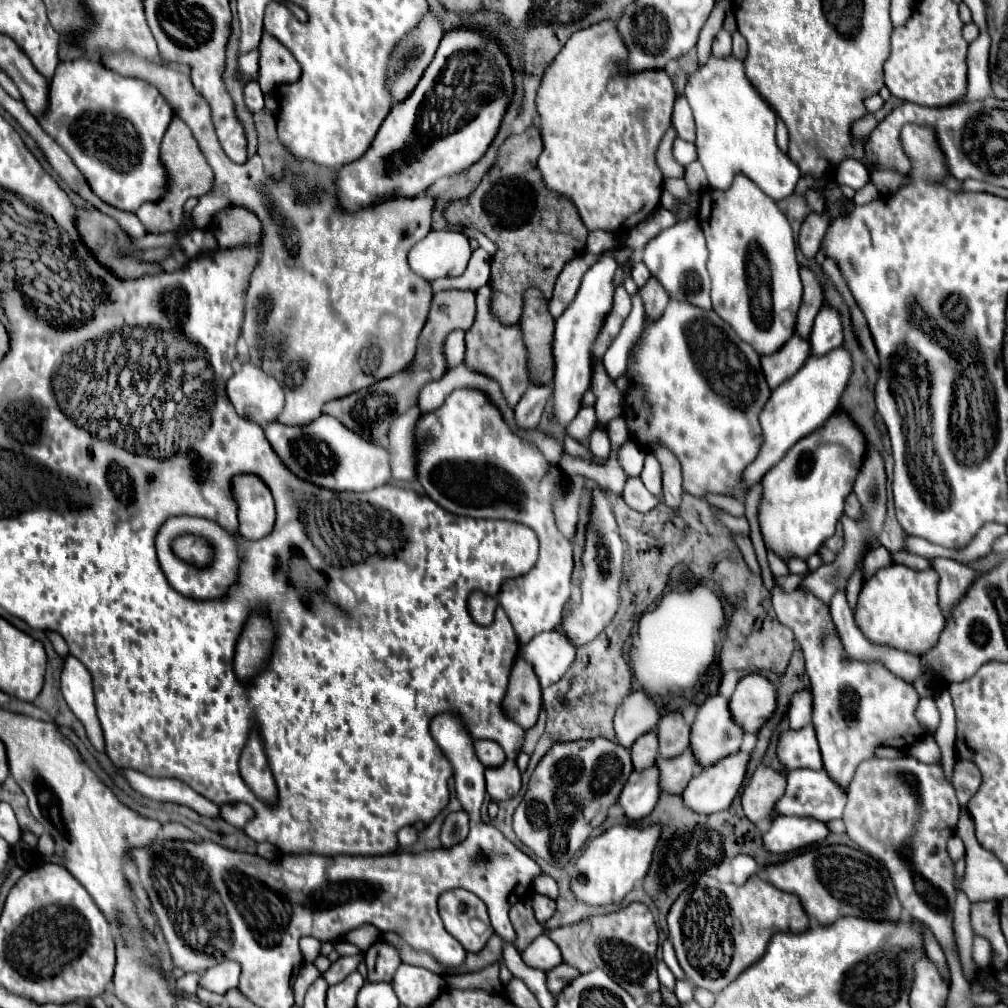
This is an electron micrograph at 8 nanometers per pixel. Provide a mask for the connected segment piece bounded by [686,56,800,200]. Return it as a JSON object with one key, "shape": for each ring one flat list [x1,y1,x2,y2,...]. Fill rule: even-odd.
{"shape":[[734,56,710,60,698,68,686,84,686,98,696,120,696,148,710,188,728,190,736,172,744,172,768,196,782,200,794,192,800,180,800,168,776,142,776,114,756,94,744,74,744,64]]}

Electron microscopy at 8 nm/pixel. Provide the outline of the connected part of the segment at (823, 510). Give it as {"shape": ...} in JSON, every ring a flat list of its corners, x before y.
{"shape":[[834,416,828,418,828,422,820,430,798,440,788,450,788,454,774,468,770,468,760,482,762,498,758,506,758,522,766,550,774,552,784,562,792,556,806,560,808,556,816,554,822,548,824,540,828,540,836,530,836,522,844,512,844,496,852,492,852,480,860,470,860,456,864,456,864,436,860,436,860,430,856,428,856,424,852,424,852,420]]}

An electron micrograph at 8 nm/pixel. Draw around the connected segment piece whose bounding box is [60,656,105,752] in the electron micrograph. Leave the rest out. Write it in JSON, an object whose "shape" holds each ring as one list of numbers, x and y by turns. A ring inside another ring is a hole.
{"shape":[[74,656,64,658,62,666,62,676,60,676,60,690,76,718,84,724,86,734,90,744,97,748,99,752,105,752,104,738,102,738,102,728,96,718,96,708,94,708,94,694,92,694,92,676,84,668,80,660]]}

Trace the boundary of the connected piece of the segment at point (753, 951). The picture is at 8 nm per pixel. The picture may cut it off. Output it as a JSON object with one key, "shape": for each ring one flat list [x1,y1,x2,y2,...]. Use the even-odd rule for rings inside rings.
{"shape":[[700,876,700,884,712,884,712,888,716,888,716,892,720,892,720,896,724,896,724,904,728,904,728,916,732,916,732,960,730,960,728,968,724,968,724,972,720,972,720,976,704,976,704,972,700,972,700,968,696,968,696,964,692,964,692,960,688,960,688,940,684,940,684,928,680,928,680,924,684,924,684,916,680,916,680,912,684,912,684,892,678,896,676,908,670,908,672,916,668,916,668,930,670,930,668,938,674,944,678,962,682,966,682,970,686,972,686,976,696,986,706,988,714,994,722,992,742,970,746,970,750,964,758,962,762,958,762,954,766,952,770,938,776,932,794,932,796,934,796,932,806,932,810,928,810,920,808,920,804,908,800,906,798,898,794,894,774,888,770,882,766,882,760,876,752,876,744,886,724,884,724,882,718,882,716,878]]}

